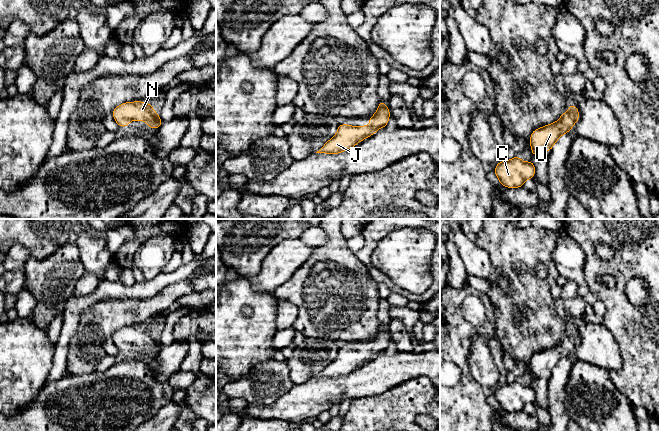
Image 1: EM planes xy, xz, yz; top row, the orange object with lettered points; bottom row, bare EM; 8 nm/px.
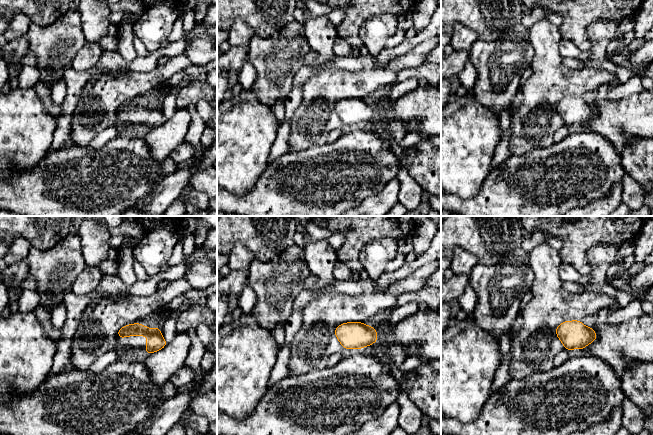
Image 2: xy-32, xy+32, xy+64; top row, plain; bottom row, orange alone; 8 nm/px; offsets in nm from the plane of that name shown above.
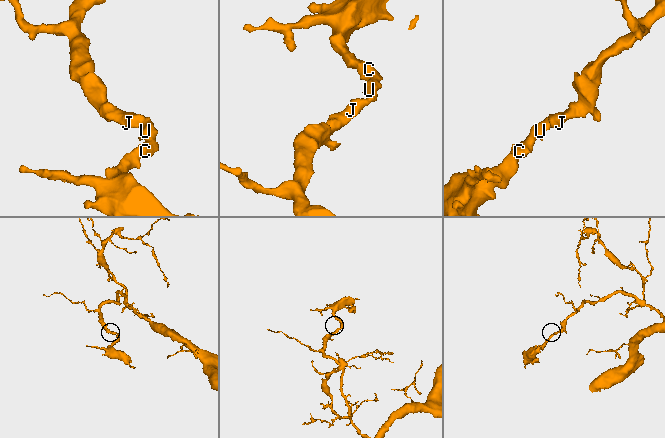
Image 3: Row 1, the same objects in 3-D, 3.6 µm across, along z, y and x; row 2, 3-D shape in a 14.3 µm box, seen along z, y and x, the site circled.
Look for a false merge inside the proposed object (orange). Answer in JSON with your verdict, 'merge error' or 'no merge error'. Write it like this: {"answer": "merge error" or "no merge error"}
{"answer": "no merge error"}

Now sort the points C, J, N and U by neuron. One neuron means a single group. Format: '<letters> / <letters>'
C J N U

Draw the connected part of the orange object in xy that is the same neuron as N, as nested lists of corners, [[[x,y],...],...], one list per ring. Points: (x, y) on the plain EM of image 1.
[[[127,326],[118,329],[113,335],[112,340],[116,347],[121,351],[128,351],[128,347],[133,344],[146,345],[146,349],[157,353],[163,347],[158,337],[153,334],[152,329],[145,326]]]

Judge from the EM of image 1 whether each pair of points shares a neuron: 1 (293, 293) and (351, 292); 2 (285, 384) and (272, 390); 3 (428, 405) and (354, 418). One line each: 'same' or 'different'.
1: same
2: same
3: same

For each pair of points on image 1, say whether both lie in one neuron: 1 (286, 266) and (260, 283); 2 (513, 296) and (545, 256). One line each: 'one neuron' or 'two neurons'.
1: one neuron
2: one neuron

